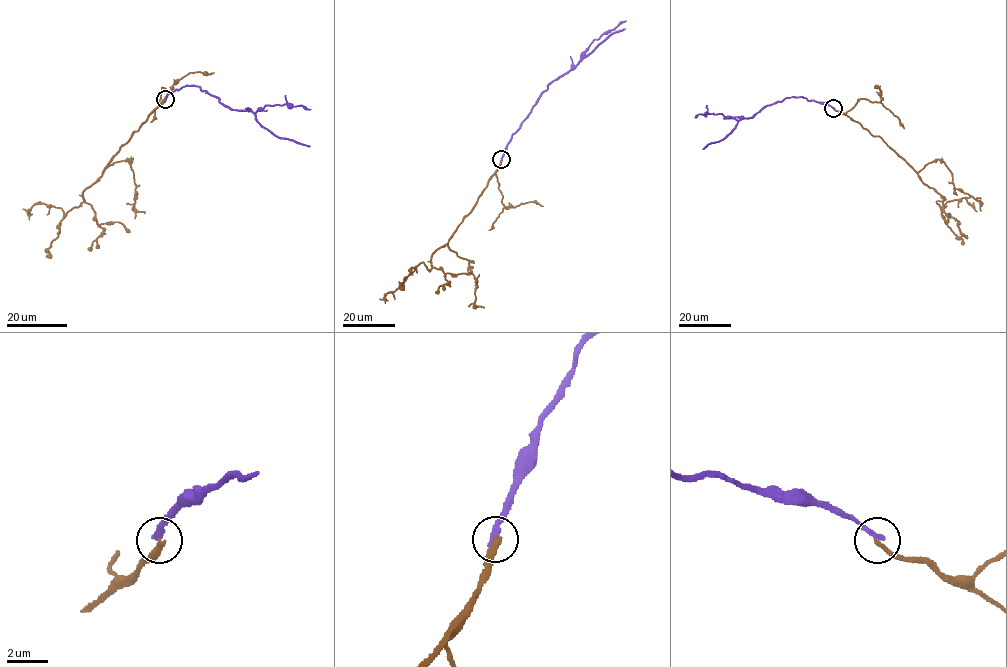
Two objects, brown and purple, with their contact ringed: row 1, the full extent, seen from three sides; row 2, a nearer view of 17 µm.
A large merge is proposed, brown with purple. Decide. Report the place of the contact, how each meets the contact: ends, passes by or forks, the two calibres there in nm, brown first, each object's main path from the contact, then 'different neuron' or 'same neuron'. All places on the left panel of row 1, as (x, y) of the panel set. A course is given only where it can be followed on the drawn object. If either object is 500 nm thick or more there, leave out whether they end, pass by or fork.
at (165, 99); brown ends there; purple ends there; 260 nm thick on the brown side, 280 nm on the other; brown runs (165, 99), (83, 191), (84, 200), (78, 207), (65, 214), (60, 208), (35, 203), (28, 212), (29, 219); purple runs (165, 98), (175, 89), (199, 86), (233, 110), (255, 113), (266, 105), (278, 104), (302, 105), (311, 109); different neuron

